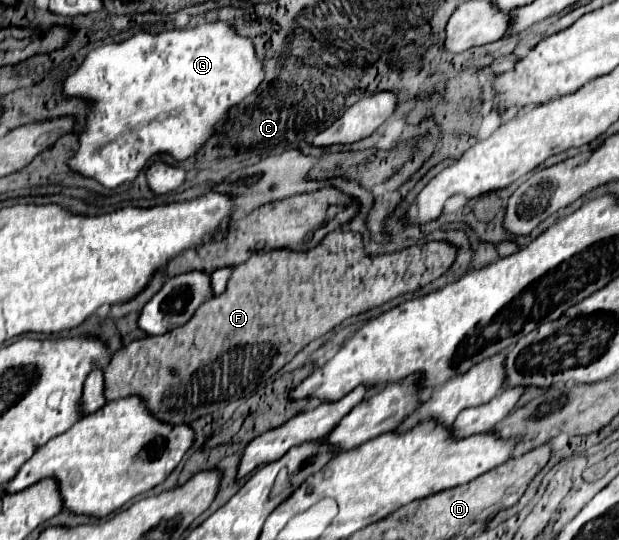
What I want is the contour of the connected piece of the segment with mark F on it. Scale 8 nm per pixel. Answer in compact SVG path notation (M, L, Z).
M335 231L307 251L287 251L279 247L275 251L263 251L263 255L253 255L243 265L235 267L225 293L211 299L211 303L203 303L183 327L161 337L137 339L115 351L105 369L105 397L111 401L127 395L141 395L161 421L193 423L203 415L221 411L237 399L253 395L267 379L289 363L297 351L329 333L345 319L379 307L403 293L417 291L441 277L457 259L457 251L459 249L449 241L429 241L397 253L369 255L363 247L361 233Z

